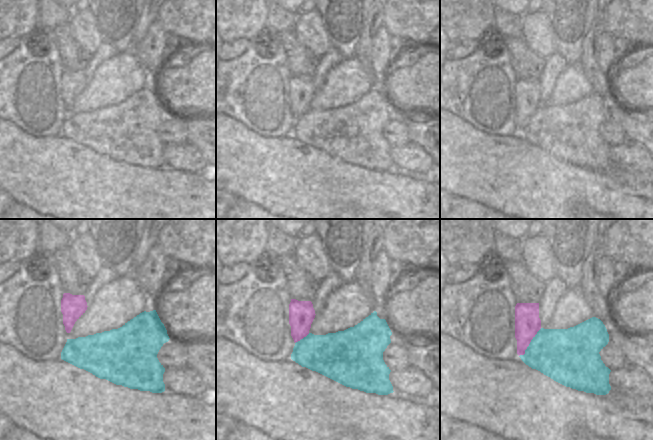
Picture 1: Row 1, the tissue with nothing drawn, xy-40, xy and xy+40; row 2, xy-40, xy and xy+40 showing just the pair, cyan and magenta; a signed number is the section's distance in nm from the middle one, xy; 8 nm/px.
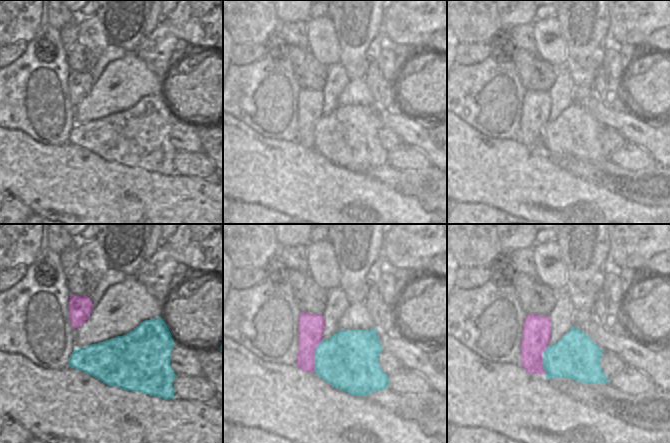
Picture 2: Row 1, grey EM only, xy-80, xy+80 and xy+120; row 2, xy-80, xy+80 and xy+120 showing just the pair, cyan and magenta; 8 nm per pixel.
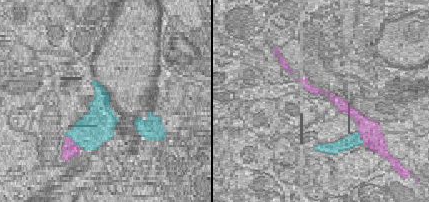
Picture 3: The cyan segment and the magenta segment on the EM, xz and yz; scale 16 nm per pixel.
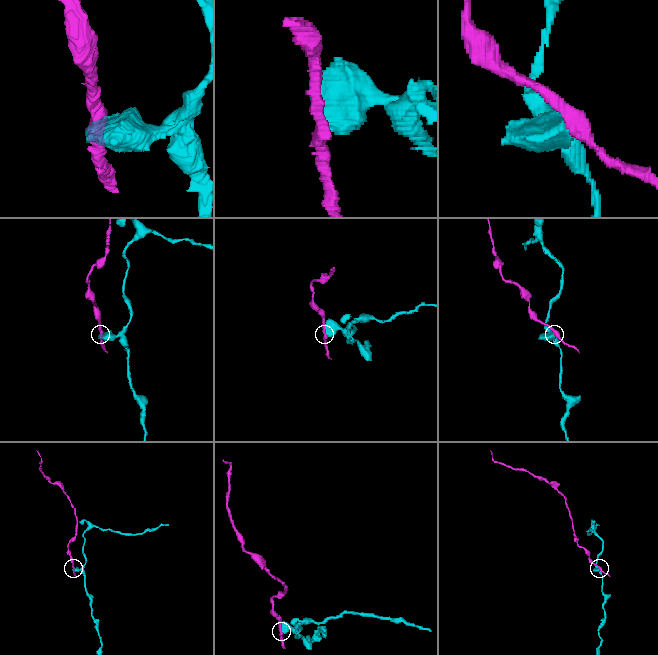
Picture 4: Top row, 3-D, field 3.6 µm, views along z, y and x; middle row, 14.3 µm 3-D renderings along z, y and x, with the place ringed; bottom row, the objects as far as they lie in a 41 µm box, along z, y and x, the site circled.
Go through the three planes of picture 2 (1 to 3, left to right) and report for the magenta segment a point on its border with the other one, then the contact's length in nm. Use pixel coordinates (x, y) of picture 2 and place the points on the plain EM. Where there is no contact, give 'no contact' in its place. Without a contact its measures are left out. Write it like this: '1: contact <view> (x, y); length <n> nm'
1: no contact
2: contact xy+80 (314, 131); length 280 nm
3: contact xy+120 (542, 136); length 240 nm

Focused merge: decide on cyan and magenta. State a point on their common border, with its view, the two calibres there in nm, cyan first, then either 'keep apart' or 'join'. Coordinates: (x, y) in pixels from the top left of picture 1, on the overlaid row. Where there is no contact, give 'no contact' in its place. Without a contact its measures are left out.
xy+40 (530, 343) | 400/200 nm | keep apart

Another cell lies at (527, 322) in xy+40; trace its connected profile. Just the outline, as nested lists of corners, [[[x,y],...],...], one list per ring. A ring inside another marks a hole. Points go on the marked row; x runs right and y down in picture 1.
[[[517,303],[515,306],[515,338],[519,356],[525,354],[525,350],[540,329],[539,303]]]

